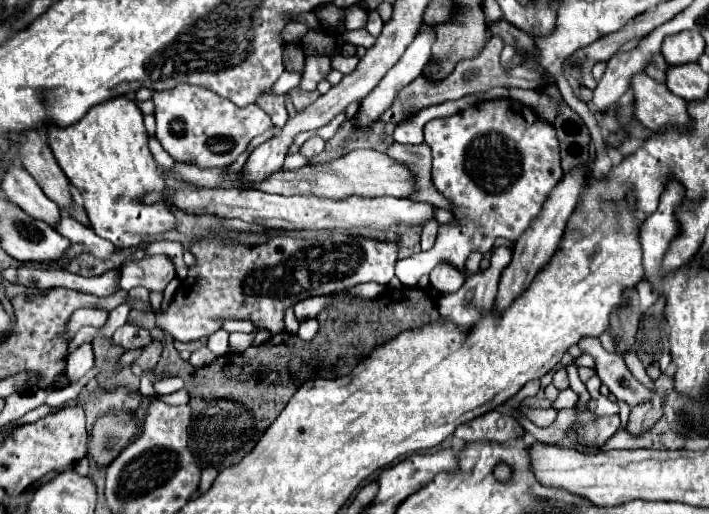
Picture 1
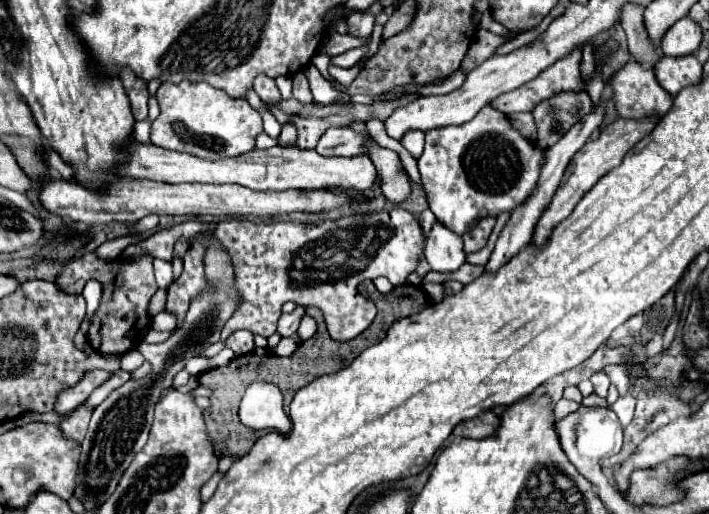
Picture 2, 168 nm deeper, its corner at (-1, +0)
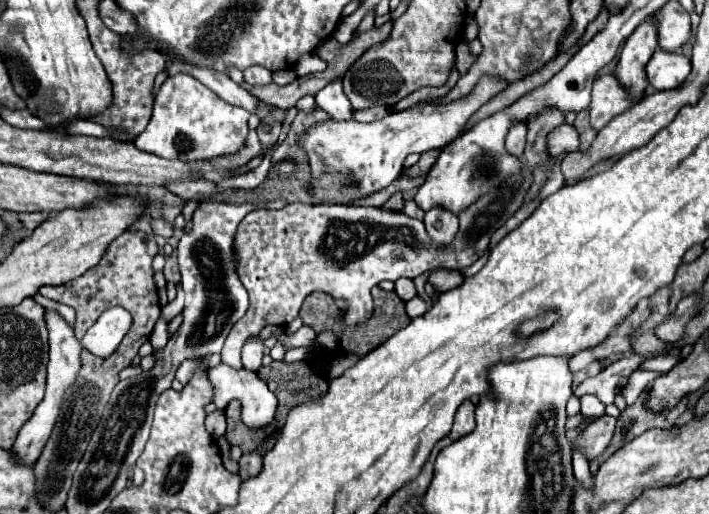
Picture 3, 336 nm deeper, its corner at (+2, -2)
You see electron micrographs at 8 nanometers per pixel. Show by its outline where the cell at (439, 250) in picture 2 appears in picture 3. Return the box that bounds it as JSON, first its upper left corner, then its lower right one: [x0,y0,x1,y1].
[425,206,459,244]

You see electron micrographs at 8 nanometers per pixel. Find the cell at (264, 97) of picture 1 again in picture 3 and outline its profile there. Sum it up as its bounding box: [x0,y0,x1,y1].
[243,66,271,86]

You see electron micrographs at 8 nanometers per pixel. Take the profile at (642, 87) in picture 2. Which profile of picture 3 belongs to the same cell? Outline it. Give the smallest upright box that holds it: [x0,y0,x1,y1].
[589,76,633,130]

